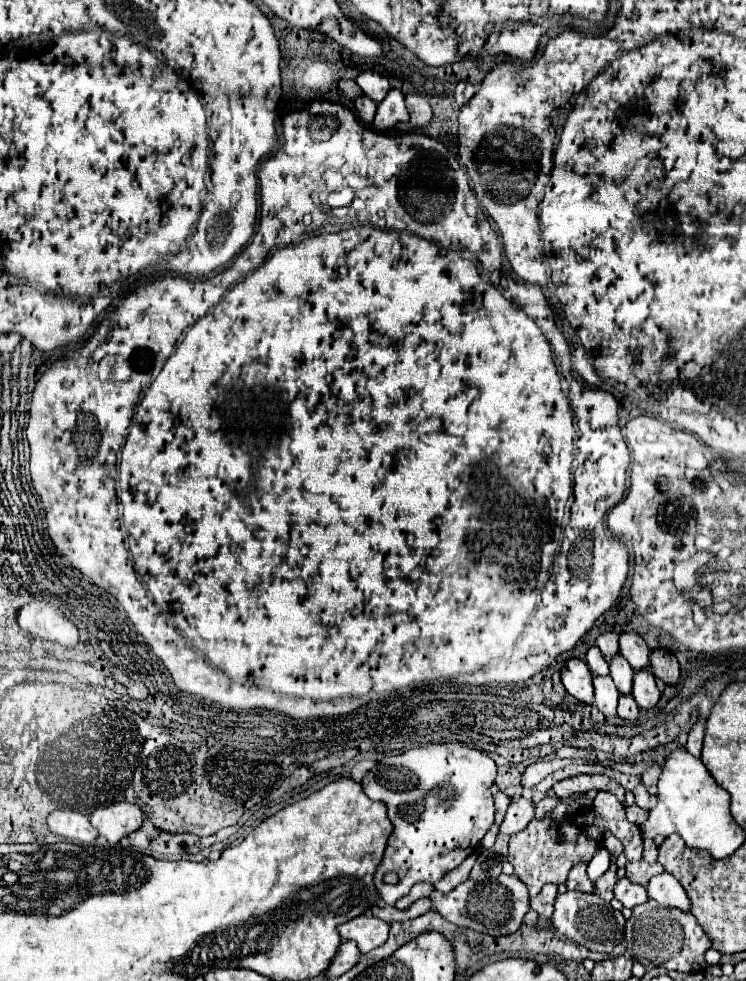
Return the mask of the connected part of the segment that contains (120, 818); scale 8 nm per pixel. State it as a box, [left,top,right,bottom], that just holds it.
[89,802,143,844]

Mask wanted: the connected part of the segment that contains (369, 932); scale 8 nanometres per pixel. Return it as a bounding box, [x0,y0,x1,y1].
[337,914,389,954]

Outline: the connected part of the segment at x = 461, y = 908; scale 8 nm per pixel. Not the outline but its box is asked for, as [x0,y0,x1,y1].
[429,874,529,936]

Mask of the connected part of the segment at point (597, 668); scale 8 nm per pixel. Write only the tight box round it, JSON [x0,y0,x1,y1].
[585,646,607,676]

